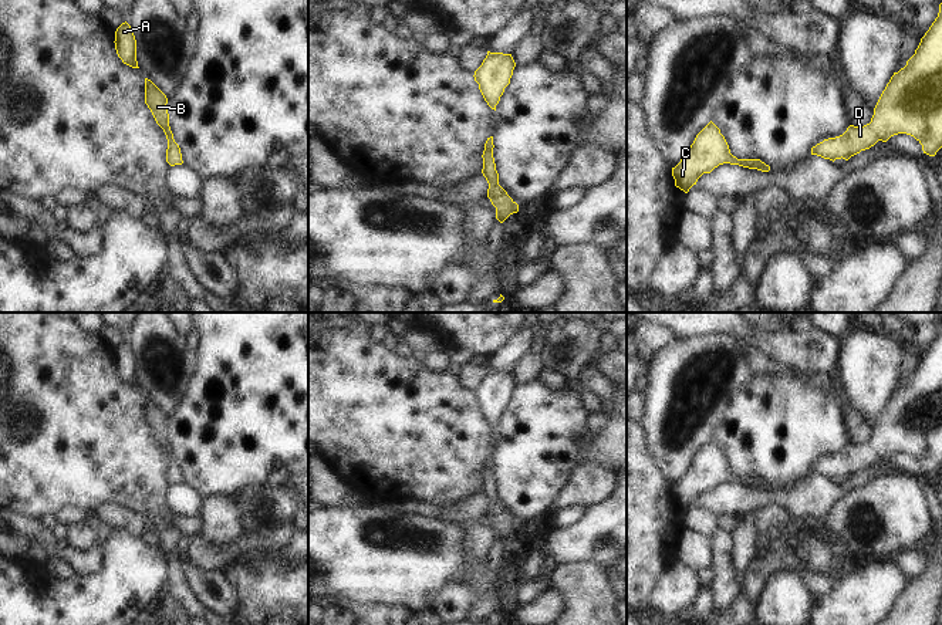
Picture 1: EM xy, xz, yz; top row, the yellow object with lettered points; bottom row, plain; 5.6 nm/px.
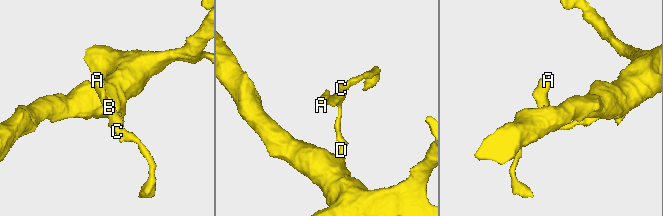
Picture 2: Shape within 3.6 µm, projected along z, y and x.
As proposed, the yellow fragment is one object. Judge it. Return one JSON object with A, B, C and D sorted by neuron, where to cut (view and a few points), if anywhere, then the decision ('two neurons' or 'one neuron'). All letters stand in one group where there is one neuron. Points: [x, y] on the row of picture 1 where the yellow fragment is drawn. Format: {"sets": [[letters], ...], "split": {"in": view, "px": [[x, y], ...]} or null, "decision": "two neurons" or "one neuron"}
{"sets": [["A", "B", "C", "D"]], "split": null, "decision": "one neuron"}

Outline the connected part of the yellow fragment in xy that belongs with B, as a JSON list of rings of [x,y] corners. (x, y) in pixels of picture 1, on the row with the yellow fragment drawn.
[[[145,78],[145,104],[151,109],[156,124],[163,129],[168,139],[166,162],[170,166],[182,165],[182,153],[179,145],[173,139],[169,126],[168,98],[166,95],[148,78]]]

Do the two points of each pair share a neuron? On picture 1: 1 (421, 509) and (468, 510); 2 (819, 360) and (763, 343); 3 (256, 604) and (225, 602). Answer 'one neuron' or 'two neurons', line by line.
1: one neuron
2: one neuron
3: two neurons

